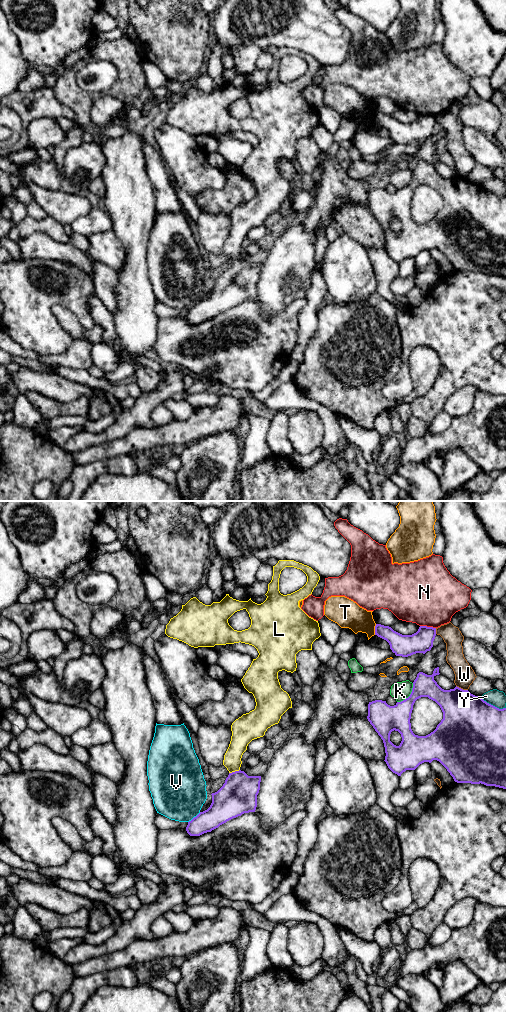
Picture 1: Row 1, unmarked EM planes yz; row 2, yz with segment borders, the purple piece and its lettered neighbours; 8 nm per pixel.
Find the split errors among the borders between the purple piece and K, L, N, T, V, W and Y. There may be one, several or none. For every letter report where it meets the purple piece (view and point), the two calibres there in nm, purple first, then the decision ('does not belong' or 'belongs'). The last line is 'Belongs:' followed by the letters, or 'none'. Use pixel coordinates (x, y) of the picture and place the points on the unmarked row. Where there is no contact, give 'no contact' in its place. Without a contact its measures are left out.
K: contact yz (410, 183); calibres 200 and 150 nm; does not belong
L: contact yz (235, 259); calibres 300 and 140 nm; does not belong
N: contact yz (428, 115); calibres 180 and 480 nm; does not belong
T: contact yz (375, 117); calibres 170 and 220 nm; does not belong
V: contact yz (194, 305); calibres 220 and 440 nm; does not belong
W: contact yz (462, 177); calibres 400 and 160 nm; does not belong
Y: contact yz (492, 193); calibres 500 and 130 nm; does not belong
Belongs: none

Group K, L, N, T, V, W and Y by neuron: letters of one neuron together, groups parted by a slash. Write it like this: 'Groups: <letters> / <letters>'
Groups: K / L / N / T / V / W / Y

